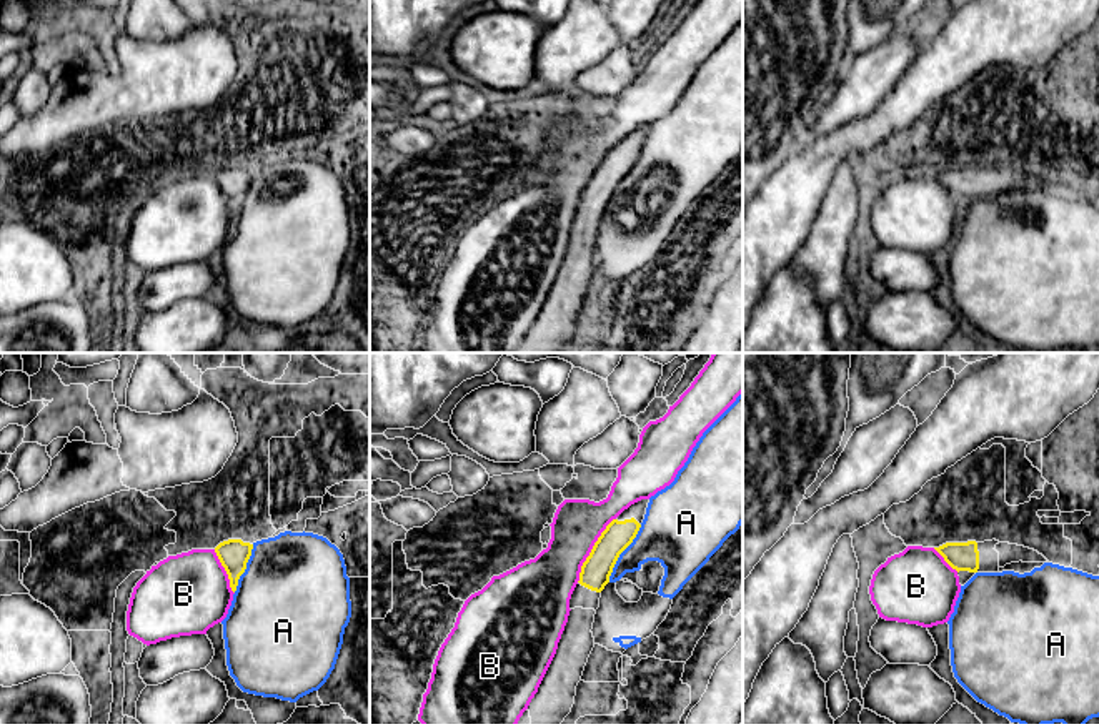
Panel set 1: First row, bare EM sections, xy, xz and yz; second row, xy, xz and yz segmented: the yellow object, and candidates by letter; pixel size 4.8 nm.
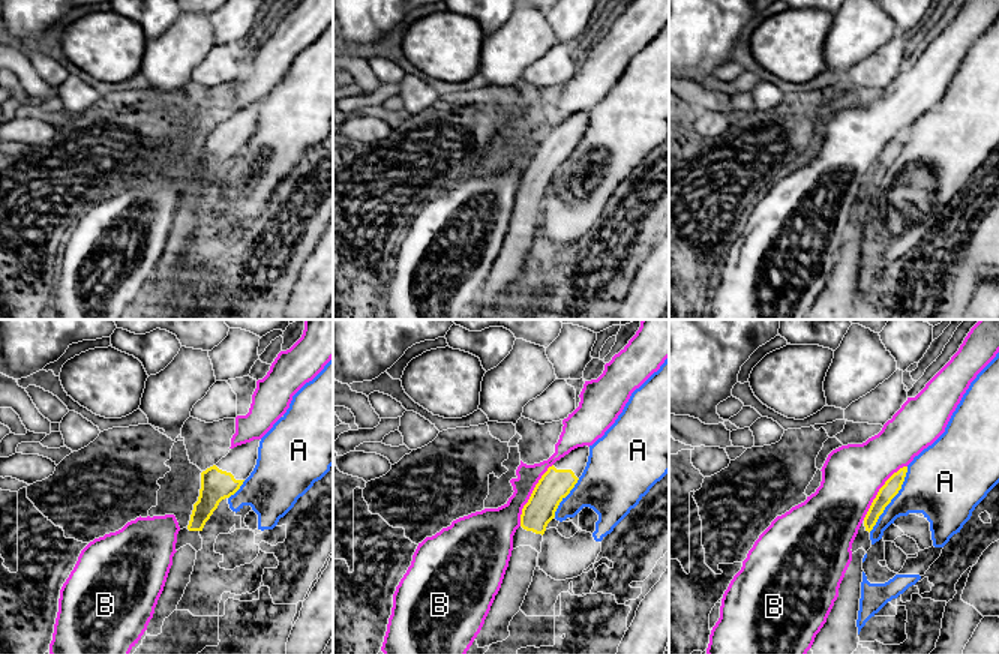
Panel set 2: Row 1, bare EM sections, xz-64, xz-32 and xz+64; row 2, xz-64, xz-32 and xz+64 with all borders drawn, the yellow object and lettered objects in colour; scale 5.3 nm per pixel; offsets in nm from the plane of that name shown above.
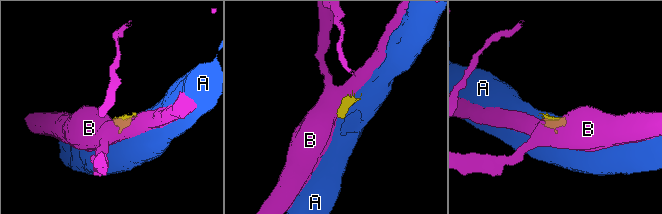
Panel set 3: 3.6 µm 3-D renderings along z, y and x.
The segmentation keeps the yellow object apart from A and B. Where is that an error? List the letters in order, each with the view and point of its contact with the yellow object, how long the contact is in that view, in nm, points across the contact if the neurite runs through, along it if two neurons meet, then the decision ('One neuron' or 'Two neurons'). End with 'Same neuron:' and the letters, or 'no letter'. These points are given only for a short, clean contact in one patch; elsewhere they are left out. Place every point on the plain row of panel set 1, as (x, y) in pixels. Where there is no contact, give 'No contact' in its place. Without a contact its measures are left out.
A: Touches yellow at xz (621, 178). Shared border 320 nm. Two neurons
B: Touches yellow at xz (591, 177). Shared border 360 nm. Two neurons
Same neuron: no letter

